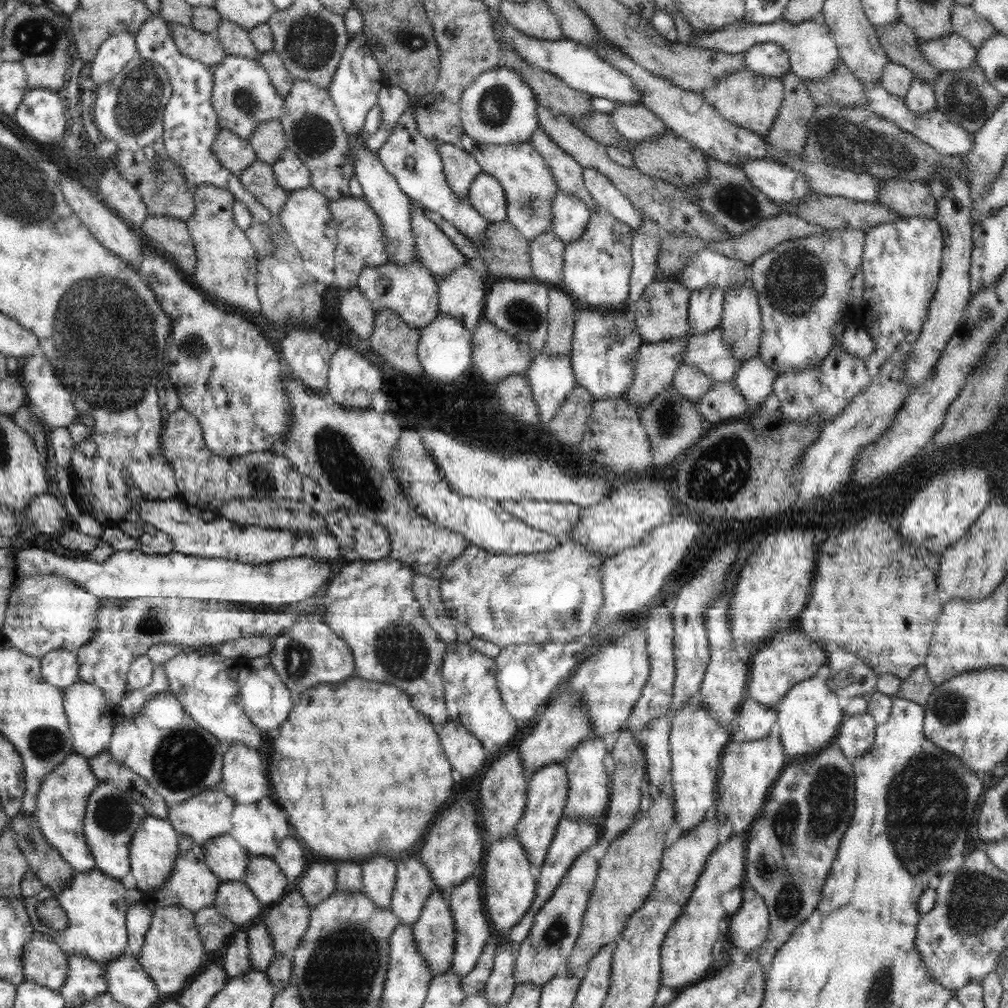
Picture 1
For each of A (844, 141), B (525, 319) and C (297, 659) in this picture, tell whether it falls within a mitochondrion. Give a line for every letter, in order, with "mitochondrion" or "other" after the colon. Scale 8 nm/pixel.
A: mitochondrion
B: mitochondrion
C: mitochondrion

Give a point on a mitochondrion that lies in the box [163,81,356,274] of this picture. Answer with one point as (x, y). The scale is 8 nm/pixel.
(313, 135)

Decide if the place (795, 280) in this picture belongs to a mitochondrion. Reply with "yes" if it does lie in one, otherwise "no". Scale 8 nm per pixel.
yes

